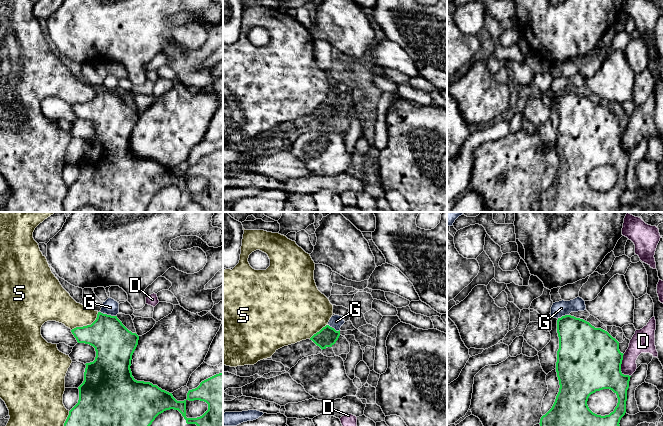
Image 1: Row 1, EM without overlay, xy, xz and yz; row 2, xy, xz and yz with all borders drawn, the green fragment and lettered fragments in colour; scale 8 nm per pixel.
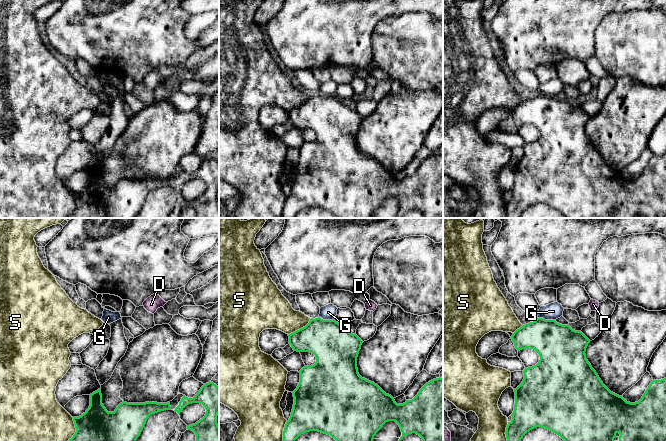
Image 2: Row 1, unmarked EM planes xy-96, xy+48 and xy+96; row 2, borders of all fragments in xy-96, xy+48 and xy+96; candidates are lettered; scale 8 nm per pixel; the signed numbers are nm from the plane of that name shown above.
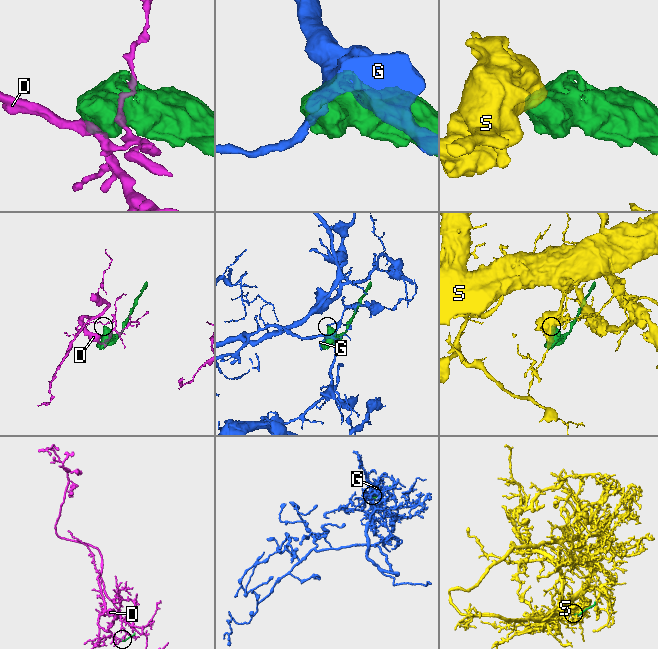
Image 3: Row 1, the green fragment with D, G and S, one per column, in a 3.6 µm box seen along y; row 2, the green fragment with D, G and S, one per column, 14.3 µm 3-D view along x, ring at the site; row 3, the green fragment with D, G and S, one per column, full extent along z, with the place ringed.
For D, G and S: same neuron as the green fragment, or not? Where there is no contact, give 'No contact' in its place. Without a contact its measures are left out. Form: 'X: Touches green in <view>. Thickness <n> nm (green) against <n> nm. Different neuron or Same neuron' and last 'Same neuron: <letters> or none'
D: Touches green in yz. Thickness 500 nm (green) against 160 nm. Different neuron
G: Touches green in xy. Thickness 320 nm (green) against 130 nm. Different neuron
S: Touches green in xy. Thickness 320 nm (green) against 240 nm. Different neuron
Same neuron: none

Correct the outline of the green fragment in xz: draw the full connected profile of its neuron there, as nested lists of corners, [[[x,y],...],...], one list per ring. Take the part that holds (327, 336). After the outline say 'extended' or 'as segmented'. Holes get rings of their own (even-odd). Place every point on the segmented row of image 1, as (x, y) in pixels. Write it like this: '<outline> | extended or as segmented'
[[[326,325],[319,332],[314,334],[310,340],[312,340],[322,350],[327,347],[332,347],[340,336],[340,330],[336,331],[334,328]]] | as segmented

